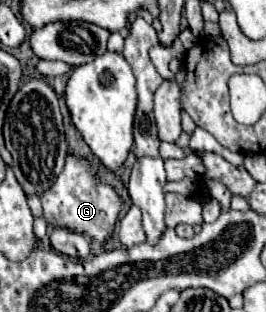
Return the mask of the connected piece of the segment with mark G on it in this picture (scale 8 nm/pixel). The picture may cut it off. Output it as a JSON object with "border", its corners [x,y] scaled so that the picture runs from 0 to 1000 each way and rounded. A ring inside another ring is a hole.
{"border":[[[278,490],[248,503],[248,535],[218,561],[211,587],[173,606],[150,625],[158,670],[165,670],[165,702],[180,721],[203,728],[241,728],[278,747],[316,747],[368,779],[391,779],[398,766],[421,760],[429,721],[444,708],[444,689],[459,676],[459,638],[429,612],[429,599],[383,587],[346,548],[338,548],[338,516],[308,510]]]}

